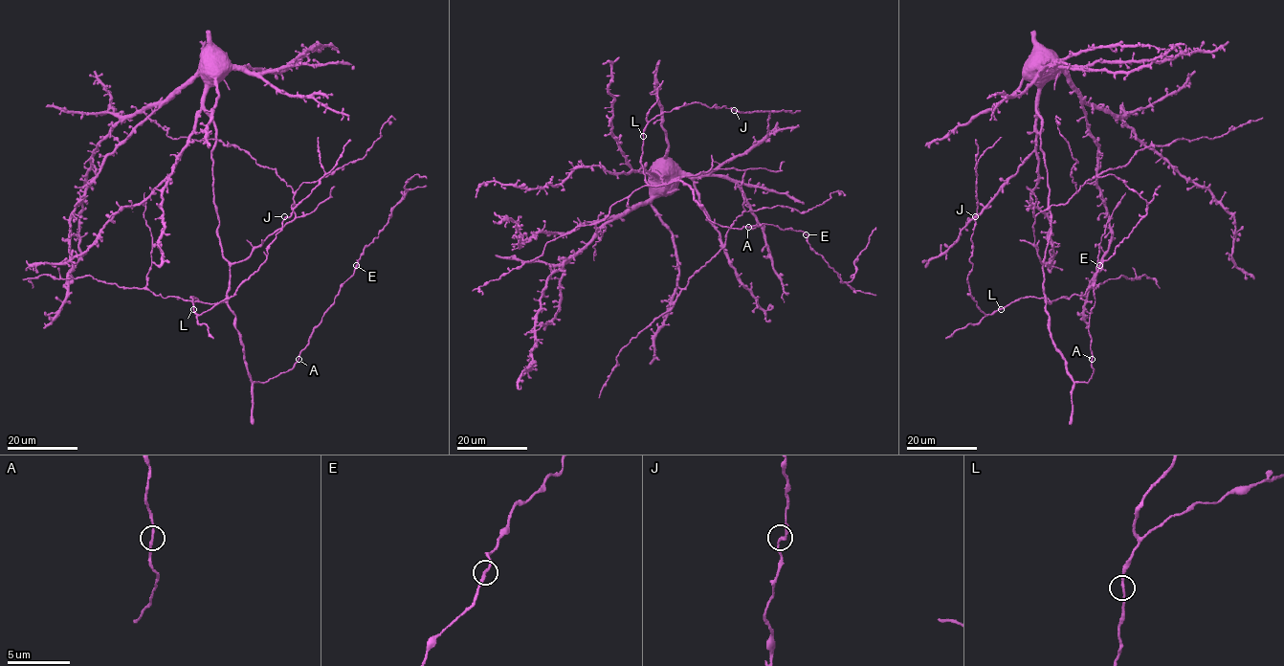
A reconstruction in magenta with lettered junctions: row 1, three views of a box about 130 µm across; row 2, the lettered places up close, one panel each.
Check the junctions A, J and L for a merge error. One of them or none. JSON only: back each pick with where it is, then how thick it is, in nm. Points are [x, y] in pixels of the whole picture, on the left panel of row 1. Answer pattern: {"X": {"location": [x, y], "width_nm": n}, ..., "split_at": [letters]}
{"split_at": []}

